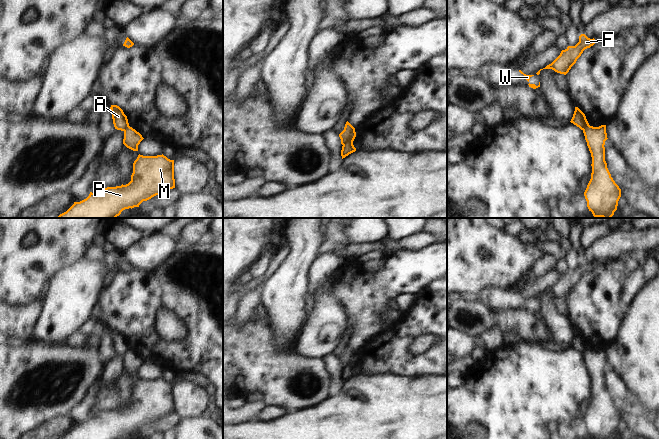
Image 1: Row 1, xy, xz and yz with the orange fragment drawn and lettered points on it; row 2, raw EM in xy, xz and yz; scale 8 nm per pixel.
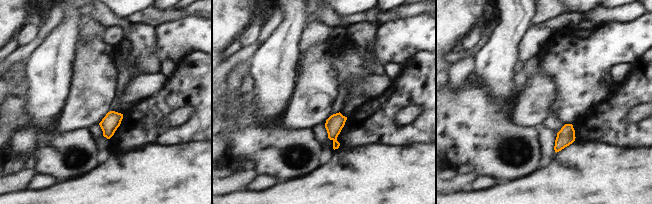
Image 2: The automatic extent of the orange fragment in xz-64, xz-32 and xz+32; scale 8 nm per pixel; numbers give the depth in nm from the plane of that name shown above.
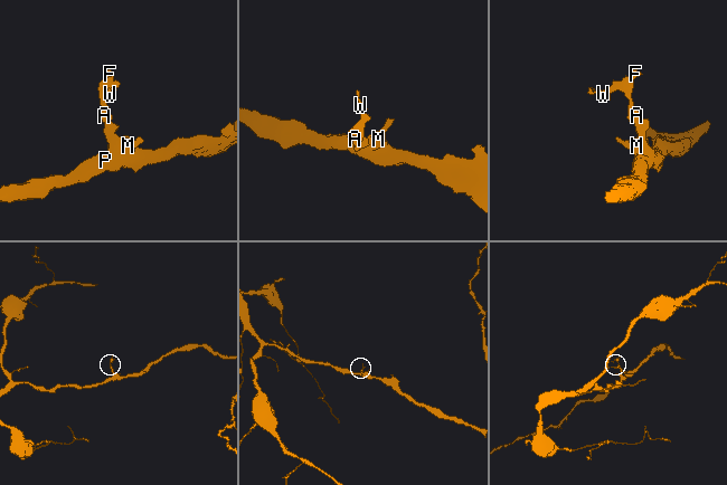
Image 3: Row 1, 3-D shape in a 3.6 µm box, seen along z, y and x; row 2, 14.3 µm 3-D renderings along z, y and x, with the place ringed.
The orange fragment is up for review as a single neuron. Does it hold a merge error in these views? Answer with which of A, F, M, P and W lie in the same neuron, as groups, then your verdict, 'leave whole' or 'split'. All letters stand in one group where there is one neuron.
A F W / M P | split

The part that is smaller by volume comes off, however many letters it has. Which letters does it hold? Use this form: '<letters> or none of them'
A, F, W

